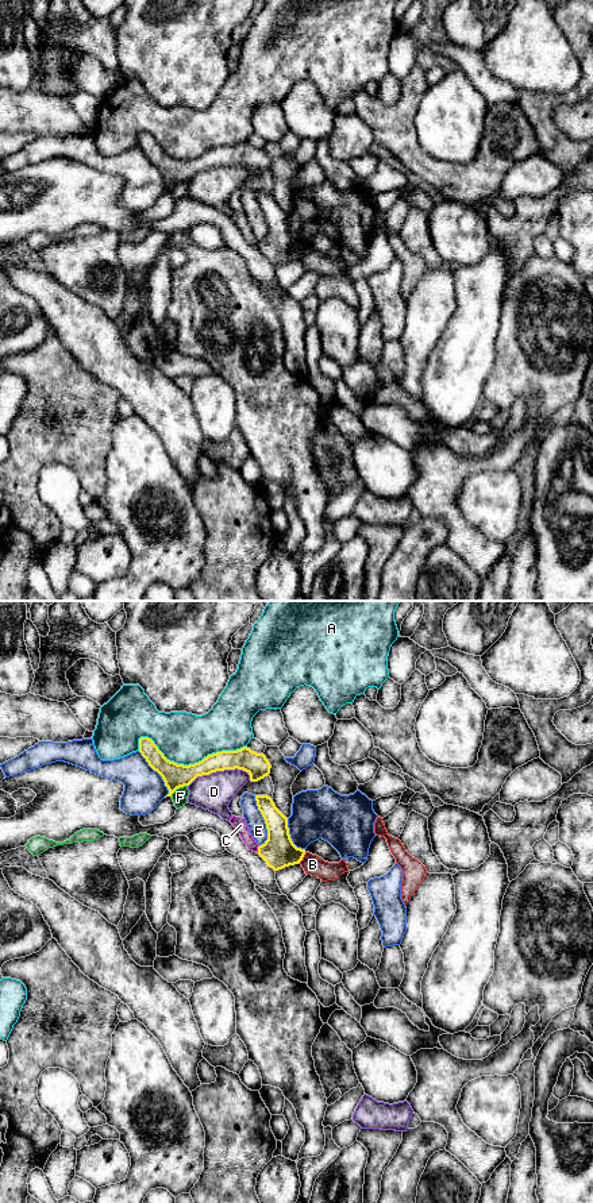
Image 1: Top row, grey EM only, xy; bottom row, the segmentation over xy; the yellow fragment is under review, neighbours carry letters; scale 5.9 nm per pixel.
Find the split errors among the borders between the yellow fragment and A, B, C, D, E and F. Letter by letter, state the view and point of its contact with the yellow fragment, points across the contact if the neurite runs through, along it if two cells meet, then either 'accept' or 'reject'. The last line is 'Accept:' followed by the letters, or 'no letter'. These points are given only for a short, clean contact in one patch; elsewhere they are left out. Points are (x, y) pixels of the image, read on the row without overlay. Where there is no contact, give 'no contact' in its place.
A: contact xy (191, 159); reject
B: contact xy (303, 251); border xy (305, 247), (299, 257); reject
C: contact xy (258, 245); border xy (260, 241), (257, 247); reject
D: contact xy (219, 165); reject
E: contact xy (265, 216); reject
F: contact xy (178, 182); reject
Accept: no letter

